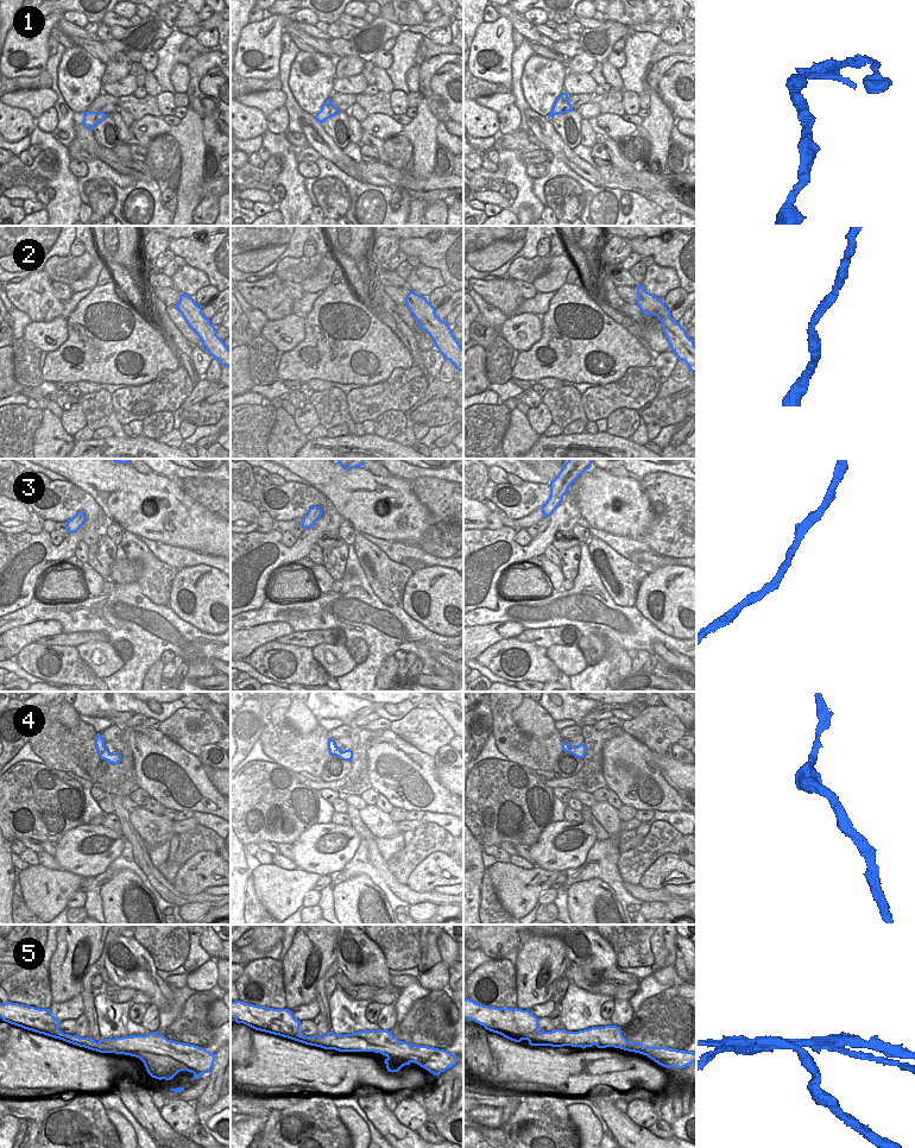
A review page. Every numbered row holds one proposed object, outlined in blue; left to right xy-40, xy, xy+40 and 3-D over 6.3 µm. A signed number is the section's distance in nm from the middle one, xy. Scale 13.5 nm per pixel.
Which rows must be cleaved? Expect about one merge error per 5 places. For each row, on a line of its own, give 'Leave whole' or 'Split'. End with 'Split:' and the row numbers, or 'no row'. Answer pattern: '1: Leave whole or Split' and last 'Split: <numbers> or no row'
1: Leave whole
2: Leave whole
3: Leave whole
4: Leave whole
5: Split
Split: 5.

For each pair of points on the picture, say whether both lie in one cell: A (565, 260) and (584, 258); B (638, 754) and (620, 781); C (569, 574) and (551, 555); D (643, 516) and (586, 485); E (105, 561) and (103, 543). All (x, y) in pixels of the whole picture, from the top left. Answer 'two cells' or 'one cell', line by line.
A: two cells
B: one cell
C: two cells
D: one cell
E: one cell

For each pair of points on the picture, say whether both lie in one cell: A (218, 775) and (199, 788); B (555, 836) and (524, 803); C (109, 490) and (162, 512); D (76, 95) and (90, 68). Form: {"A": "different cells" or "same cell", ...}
{"A": "different cells", "B": "different cells", "C": "same cell", "D": "same cell"}

